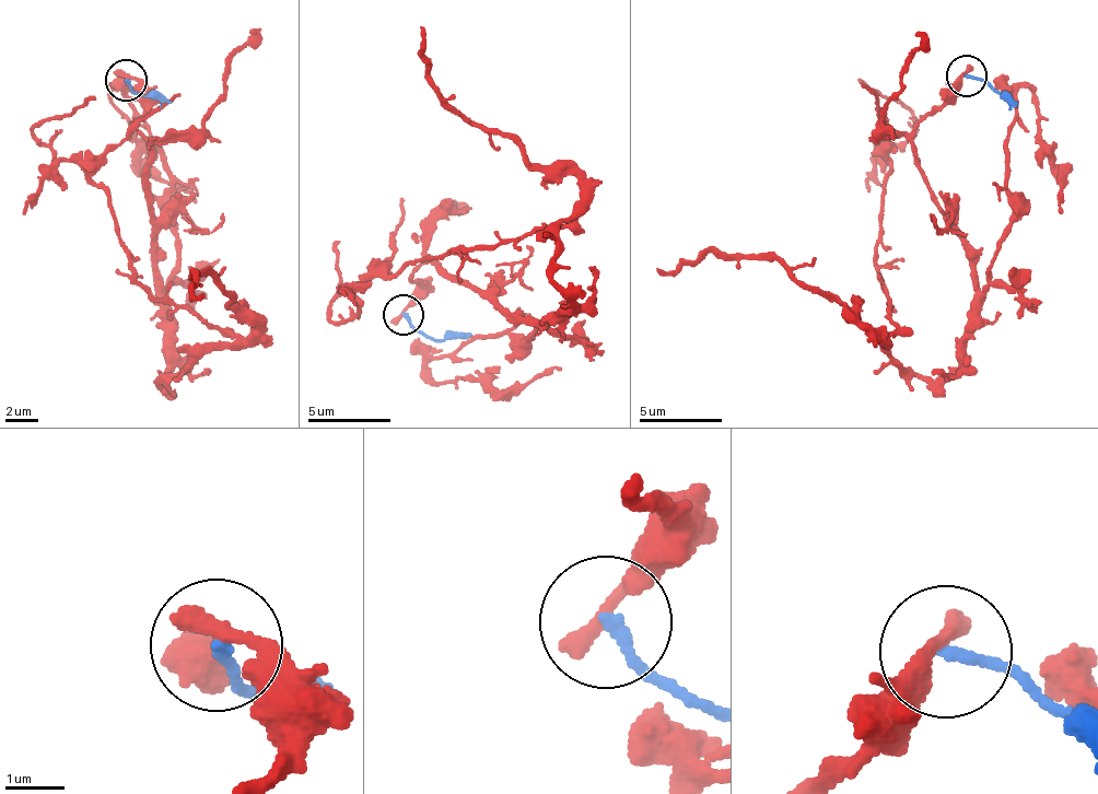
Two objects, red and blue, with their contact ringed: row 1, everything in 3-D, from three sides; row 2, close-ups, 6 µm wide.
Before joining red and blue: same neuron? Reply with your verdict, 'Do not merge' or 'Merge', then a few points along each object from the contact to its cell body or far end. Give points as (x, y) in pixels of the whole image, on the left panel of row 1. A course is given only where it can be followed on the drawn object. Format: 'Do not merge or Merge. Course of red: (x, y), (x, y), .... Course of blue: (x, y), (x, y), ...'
Do not merge. Course of red: (125, 77), (143, 103), (166, 378), (231, 338), (138, 278), (107, 191), (33, 131), (94, 95). Course of blue: (125, 81), (138, 94), (172, 101)

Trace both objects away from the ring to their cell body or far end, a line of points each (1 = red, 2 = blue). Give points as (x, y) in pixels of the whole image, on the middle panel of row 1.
1: (400, 315), (428, 263), (523, 316), (567, 315), (549, 260), (576, 218), (406, 265), (331, 319), (337, 242)
2: (403, 316), (436, 340), (472, 336)

